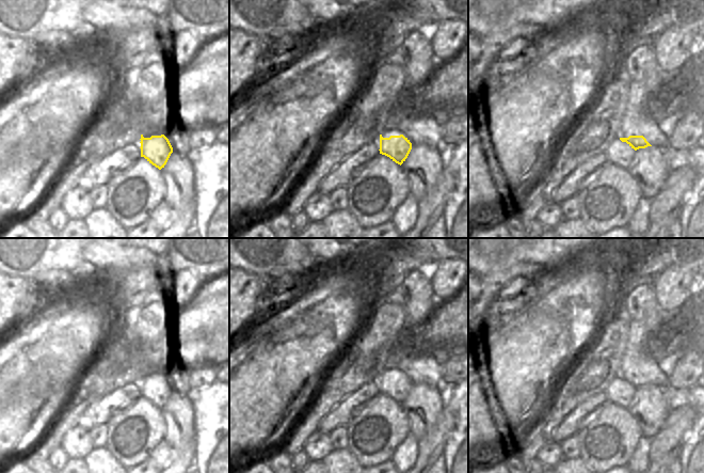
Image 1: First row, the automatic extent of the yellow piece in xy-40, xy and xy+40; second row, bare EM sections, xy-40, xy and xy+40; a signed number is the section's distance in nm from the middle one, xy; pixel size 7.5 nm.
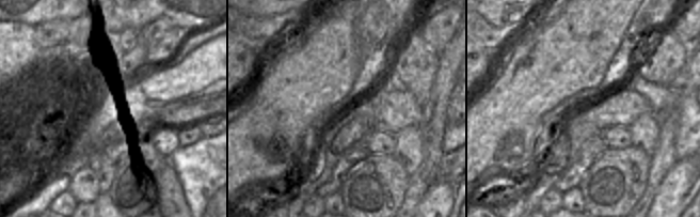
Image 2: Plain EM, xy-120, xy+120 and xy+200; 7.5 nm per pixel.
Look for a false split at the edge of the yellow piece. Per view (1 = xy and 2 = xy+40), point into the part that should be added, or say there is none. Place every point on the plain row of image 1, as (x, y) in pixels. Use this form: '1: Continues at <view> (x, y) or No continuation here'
1: Continues at xy (377, 380)
2: Continues at xy+40 (619, 392).

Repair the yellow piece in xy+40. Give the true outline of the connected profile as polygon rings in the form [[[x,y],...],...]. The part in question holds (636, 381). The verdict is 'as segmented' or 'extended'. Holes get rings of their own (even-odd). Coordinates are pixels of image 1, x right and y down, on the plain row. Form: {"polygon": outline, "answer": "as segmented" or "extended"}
{"polygon": [[[629,375],[628,377],[615,377],[606,389],[608,403],[627,409],[639,388],[652,385],[643,375]]], "answer": "extended"}

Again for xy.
{"polygon": [[[380,374],[373,382],[379,388],[380,393],[389,396],[400,405],[405,400],[412,389],[412,382],[403,374],[390,375],[389,377],[383,377]]], "answer": "extended"}

